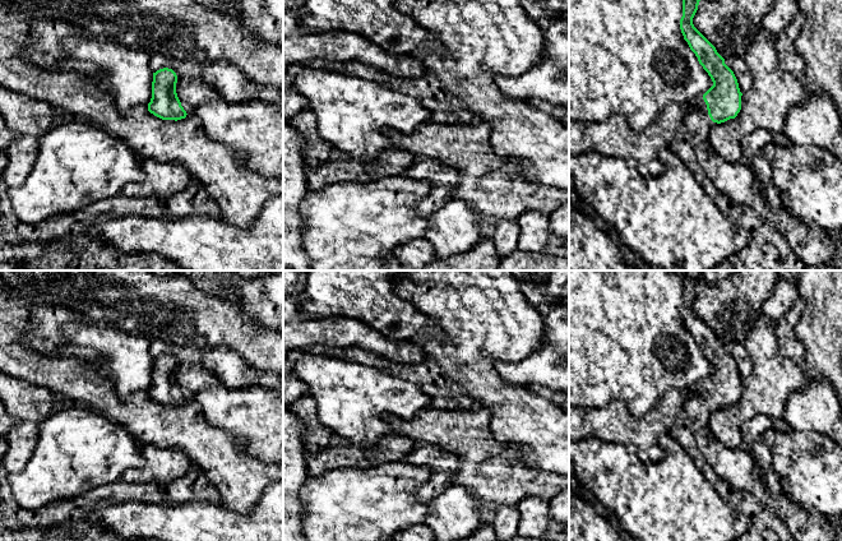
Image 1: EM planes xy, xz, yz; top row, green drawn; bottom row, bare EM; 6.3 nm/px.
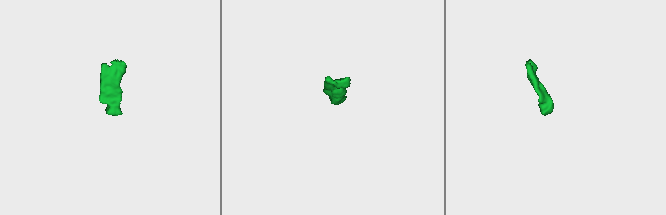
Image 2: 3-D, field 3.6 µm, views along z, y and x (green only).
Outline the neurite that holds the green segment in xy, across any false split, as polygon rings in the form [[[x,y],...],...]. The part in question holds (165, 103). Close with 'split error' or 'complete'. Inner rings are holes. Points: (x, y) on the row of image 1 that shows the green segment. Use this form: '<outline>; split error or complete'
[[[163,68],[153,73],[152,98],[148,111],[162,120],[181,120],[186,111],[176,93],[177,75],[172,69]]]; complete

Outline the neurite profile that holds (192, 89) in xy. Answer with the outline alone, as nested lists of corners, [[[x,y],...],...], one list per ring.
[[[152,54],[149,64],[153,73],[163,68],[176,73],[176,93],[186,114],[193,114],[204,101],[219,98],[218,92],[204,80],[199,63],[170,60],[161,54]]]

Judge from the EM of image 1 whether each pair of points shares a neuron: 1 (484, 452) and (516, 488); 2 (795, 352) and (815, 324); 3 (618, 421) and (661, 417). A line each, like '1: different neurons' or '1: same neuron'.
1: same neuron
2: different neurons
3: same neuron

